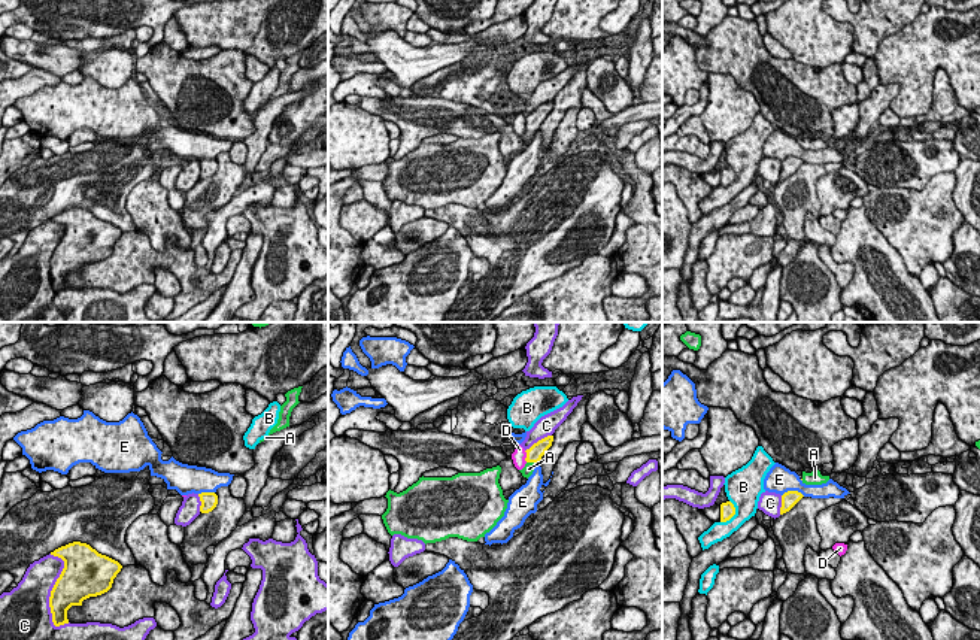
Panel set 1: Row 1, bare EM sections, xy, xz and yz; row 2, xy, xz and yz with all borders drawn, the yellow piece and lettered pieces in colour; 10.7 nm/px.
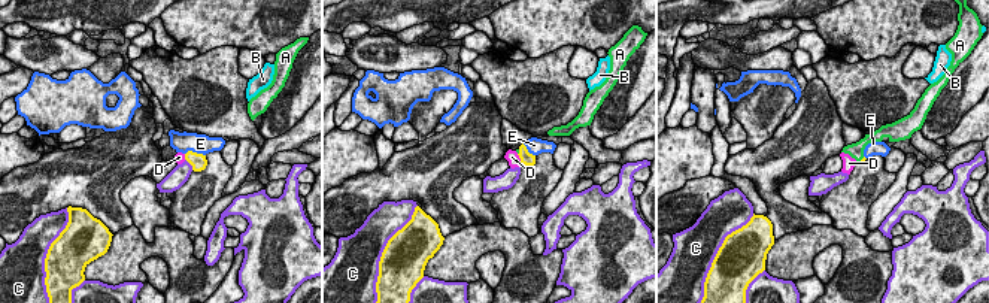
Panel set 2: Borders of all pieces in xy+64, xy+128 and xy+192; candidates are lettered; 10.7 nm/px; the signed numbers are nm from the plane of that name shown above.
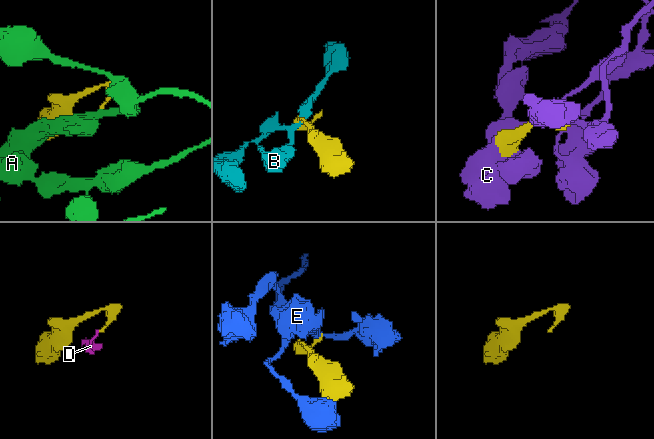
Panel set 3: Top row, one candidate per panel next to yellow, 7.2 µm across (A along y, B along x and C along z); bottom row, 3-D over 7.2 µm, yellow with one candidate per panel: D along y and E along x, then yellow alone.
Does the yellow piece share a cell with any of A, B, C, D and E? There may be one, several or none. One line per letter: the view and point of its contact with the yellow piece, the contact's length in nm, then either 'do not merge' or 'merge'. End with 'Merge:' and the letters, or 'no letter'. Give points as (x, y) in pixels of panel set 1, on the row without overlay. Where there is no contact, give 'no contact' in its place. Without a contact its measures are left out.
A: meets yellow in xz at (531, 127); contact 120 nm long; merge
B: meets yellow in yz at (734, 179); contact 280 nm long; do not merge
C: meets yellow in xy at (52, 254); contact 800 nm long; do not merge
D: meets yellow in xz at (527, 123); contact 130 nm long; do not merge
E: meets yellow in yz at (794, 157); contact 260 nm long; do not merge
Merge: A

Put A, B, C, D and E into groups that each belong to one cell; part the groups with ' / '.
A / B / C / D / E

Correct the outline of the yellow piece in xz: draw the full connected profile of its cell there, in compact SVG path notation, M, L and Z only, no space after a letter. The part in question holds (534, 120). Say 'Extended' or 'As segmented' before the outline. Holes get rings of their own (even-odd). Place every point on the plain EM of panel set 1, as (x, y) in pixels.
Extended. M547 101L525 116L527 118L527 124L525 124L527 130L522 136L519 136L524 143L528 145L533 140L533 137L534 137L535 131L538 130L538 127L541 125L541 122L552 112L552 107L553 107L553 101Z

